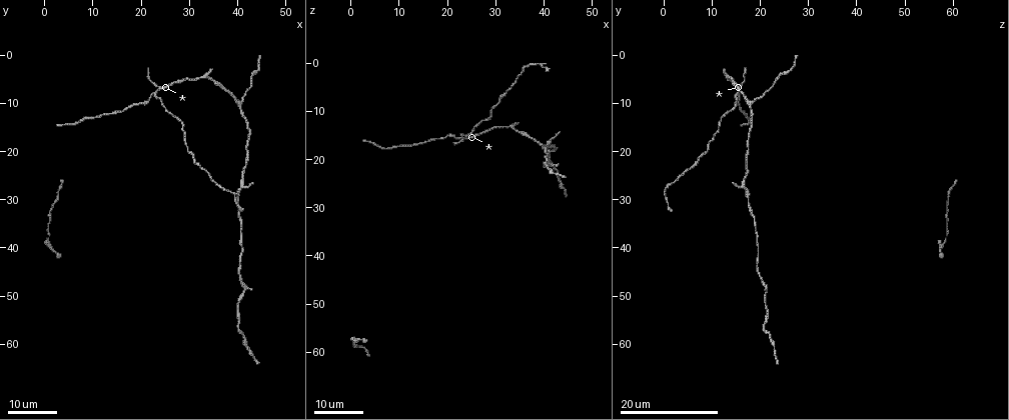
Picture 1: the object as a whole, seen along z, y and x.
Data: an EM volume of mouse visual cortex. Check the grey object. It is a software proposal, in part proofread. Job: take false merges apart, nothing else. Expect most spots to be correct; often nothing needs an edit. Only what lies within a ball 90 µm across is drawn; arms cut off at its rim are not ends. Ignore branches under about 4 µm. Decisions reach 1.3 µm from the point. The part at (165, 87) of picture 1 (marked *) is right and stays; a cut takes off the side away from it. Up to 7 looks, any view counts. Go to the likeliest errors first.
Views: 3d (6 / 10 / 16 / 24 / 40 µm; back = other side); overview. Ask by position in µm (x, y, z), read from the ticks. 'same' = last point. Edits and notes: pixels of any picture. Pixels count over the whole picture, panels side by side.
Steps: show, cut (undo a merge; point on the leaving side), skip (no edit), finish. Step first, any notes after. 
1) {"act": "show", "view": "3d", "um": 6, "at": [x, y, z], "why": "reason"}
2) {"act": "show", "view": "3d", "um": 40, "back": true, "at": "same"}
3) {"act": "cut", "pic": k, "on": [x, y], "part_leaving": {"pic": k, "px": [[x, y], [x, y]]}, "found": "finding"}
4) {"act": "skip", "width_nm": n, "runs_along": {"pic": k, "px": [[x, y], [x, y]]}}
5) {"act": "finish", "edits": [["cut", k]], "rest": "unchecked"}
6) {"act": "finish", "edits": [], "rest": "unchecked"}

{"act": "show", "view": "3d", "um": 16, "at": [40.5, 10.0, 18.0], "why": "thin arm on a thick one"}

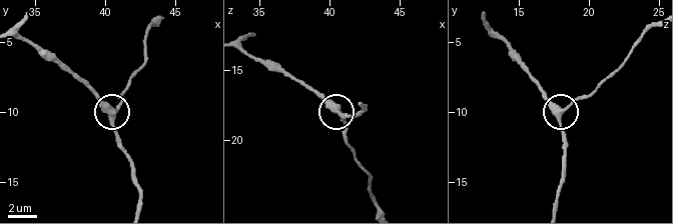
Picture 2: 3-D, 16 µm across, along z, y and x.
{"act": "show", "view": "3d", "um": 6, "at": [40.6, 10.2, 17.8]}

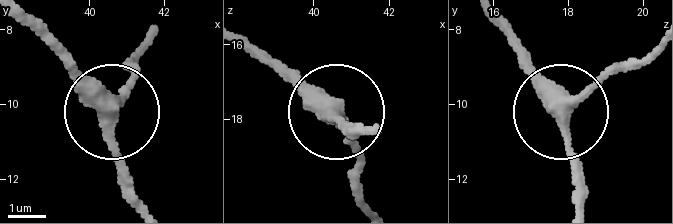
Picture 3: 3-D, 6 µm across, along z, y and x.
{"act": "skip", "side_arm_um": 16, "arms": 3, "found": "continuous, no second neuron"}

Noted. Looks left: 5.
{"act": "show", "view": "3d", "um": 24, "at": [23.0, 8.0, 16.0], "why": "branch point"}

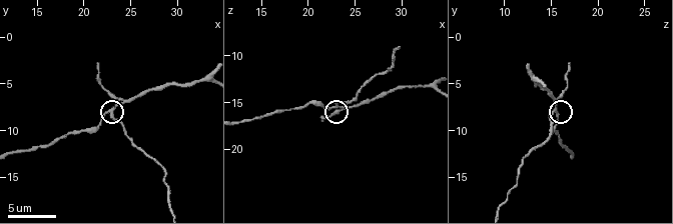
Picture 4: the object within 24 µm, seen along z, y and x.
{"act": "show", "view": "3d", "um": 6, "at": [23.0, 7.8, 15.2], "why": "zoom in"}

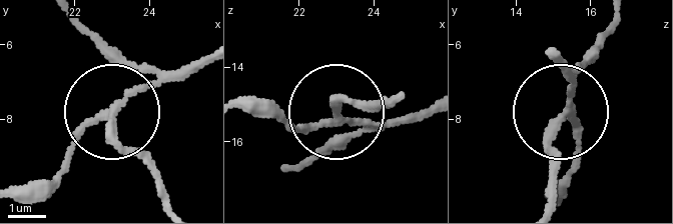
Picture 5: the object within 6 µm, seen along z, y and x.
{"act": "cut", "pic": 5, "on": [149, 157], "width_nm": 190, "found": "a second neuron is stuck on"}

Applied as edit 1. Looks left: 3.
{"act": "show", "view": "3d", "um": 24, "at": [40.5, 57.0, 21.0], "why": "sudden change in width"}

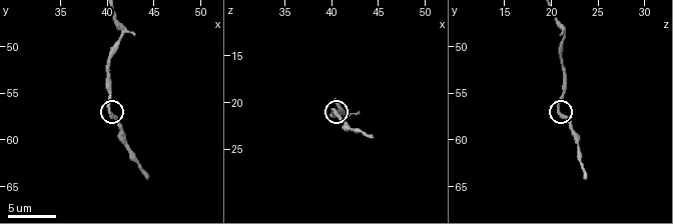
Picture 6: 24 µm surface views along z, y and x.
{"act": "show", "view": "3d", "um": 10, "at": [40.4, 57.0, 21.0]}

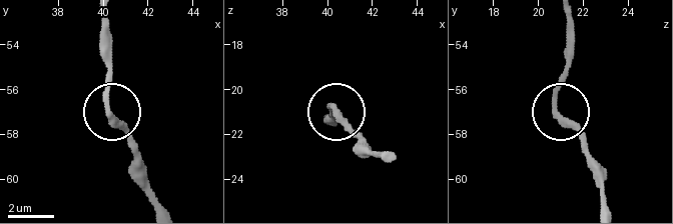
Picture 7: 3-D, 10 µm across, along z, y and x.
{"act": "skip", "width_nm": 280, "runs_along": {"pic": 7, "px": [[569, 19], [569, 70], [557, 105], [590, 155]]}, "found": "continuous, no second neuron"}

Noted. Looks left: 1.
{"act": "finish", "edits": [["cut", 5]], "rest": "unchecked"}

